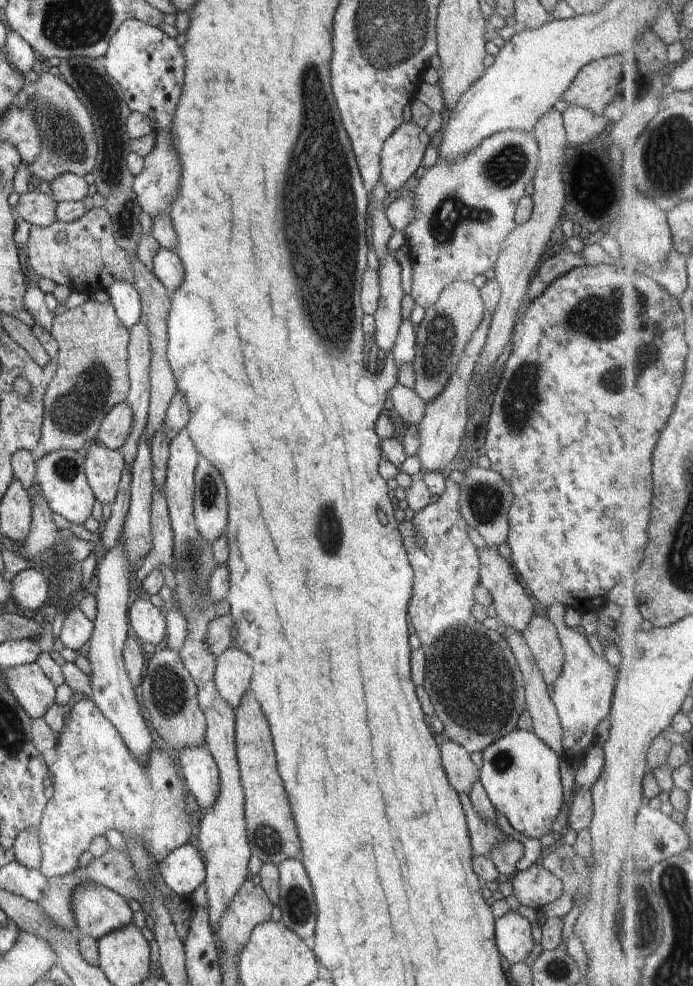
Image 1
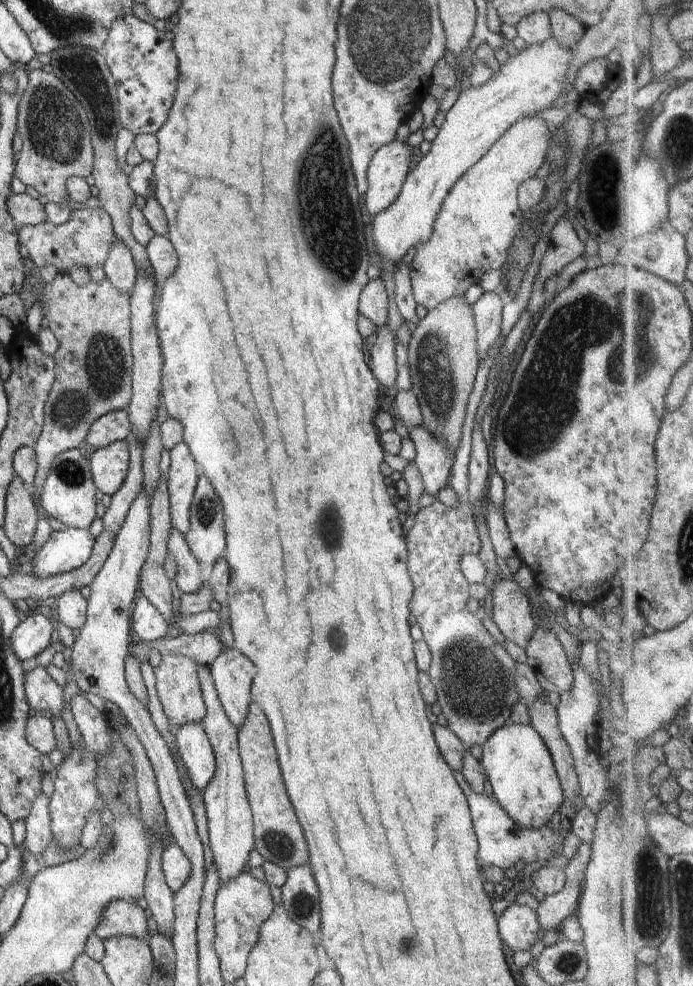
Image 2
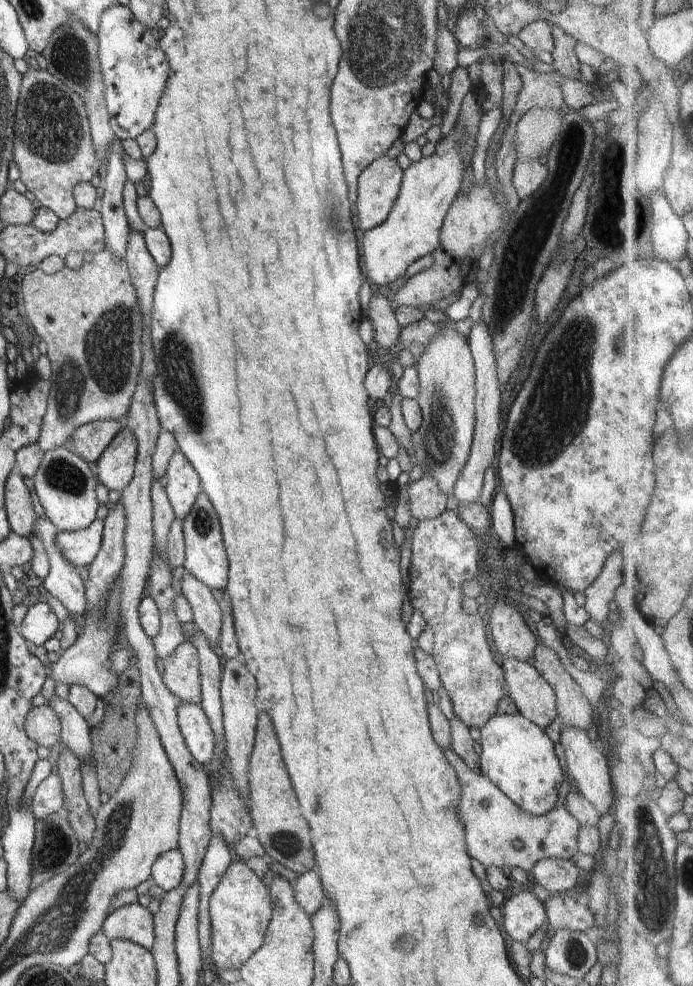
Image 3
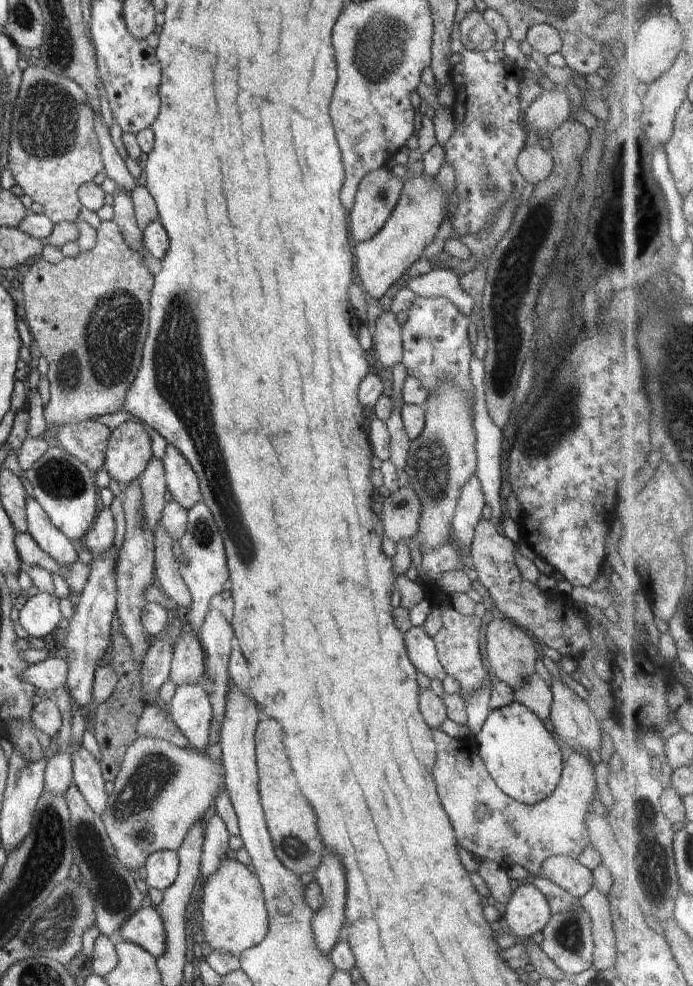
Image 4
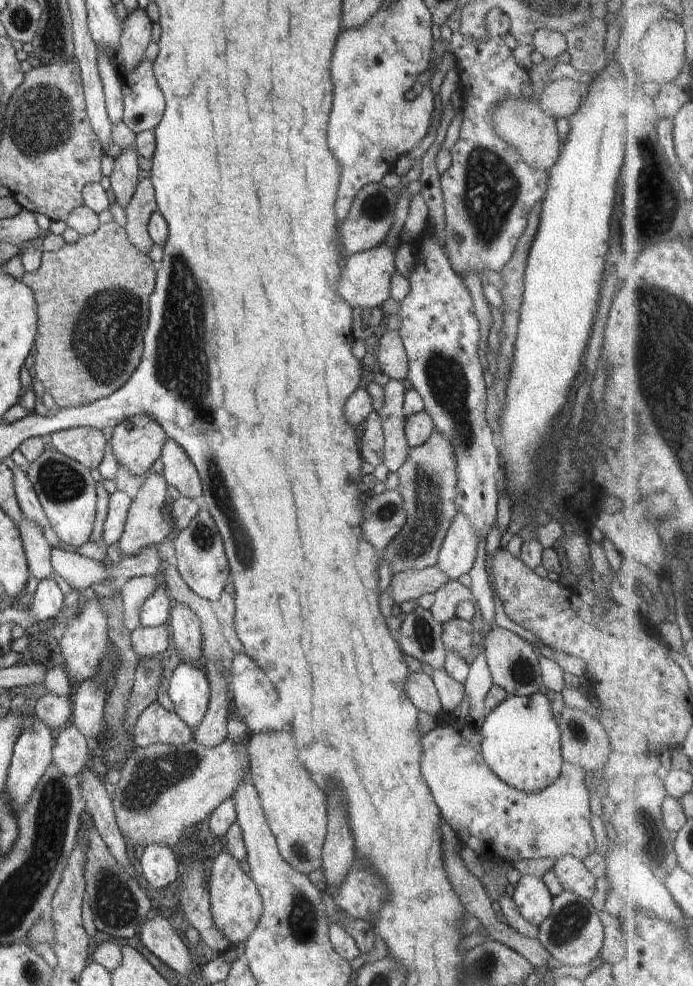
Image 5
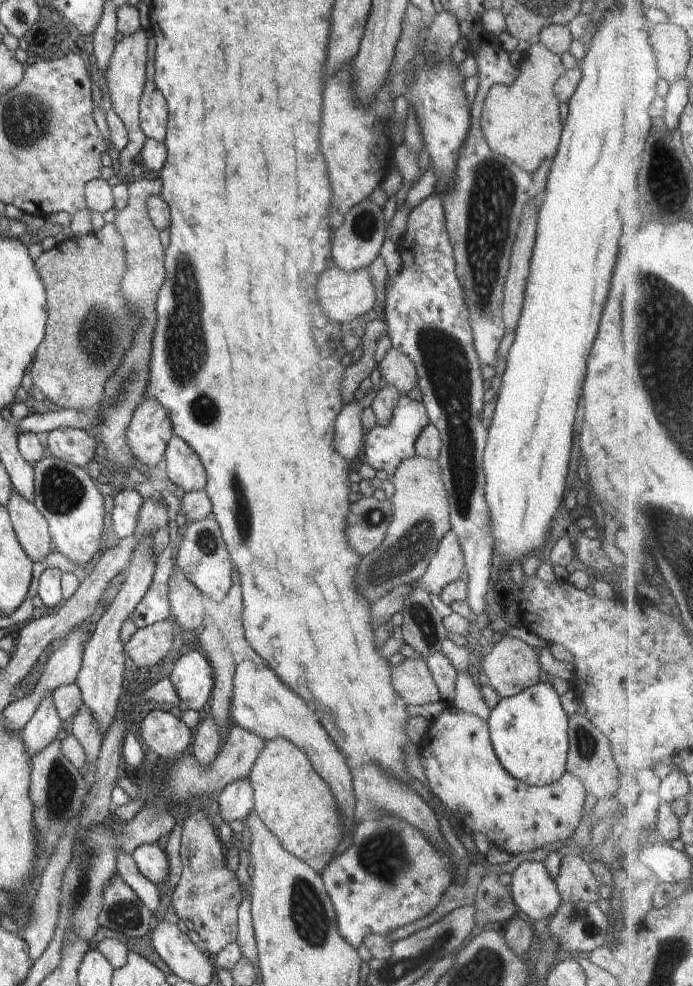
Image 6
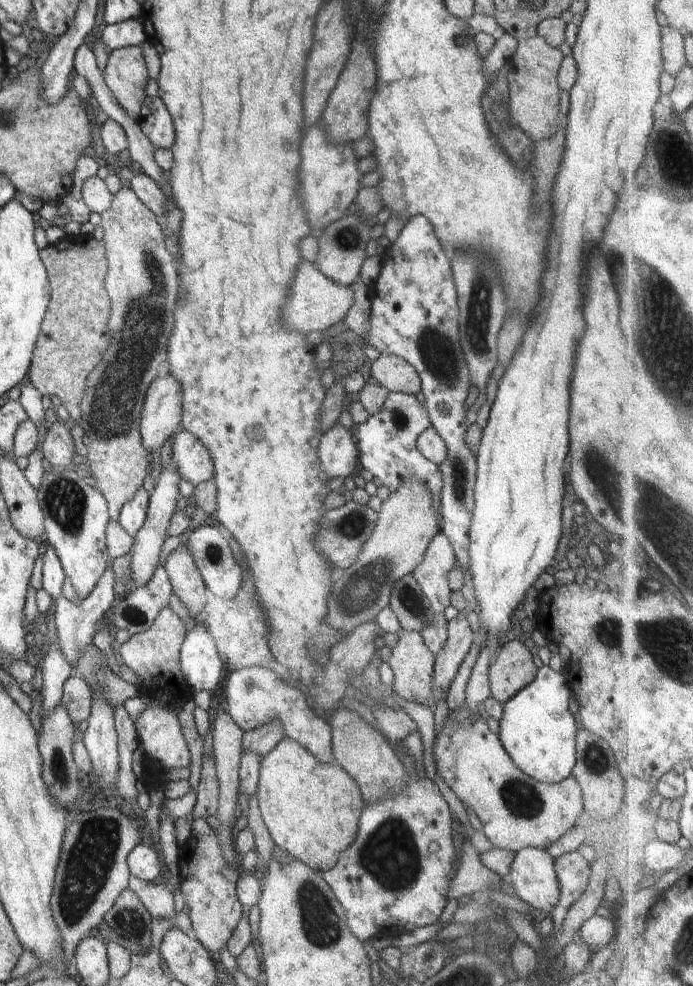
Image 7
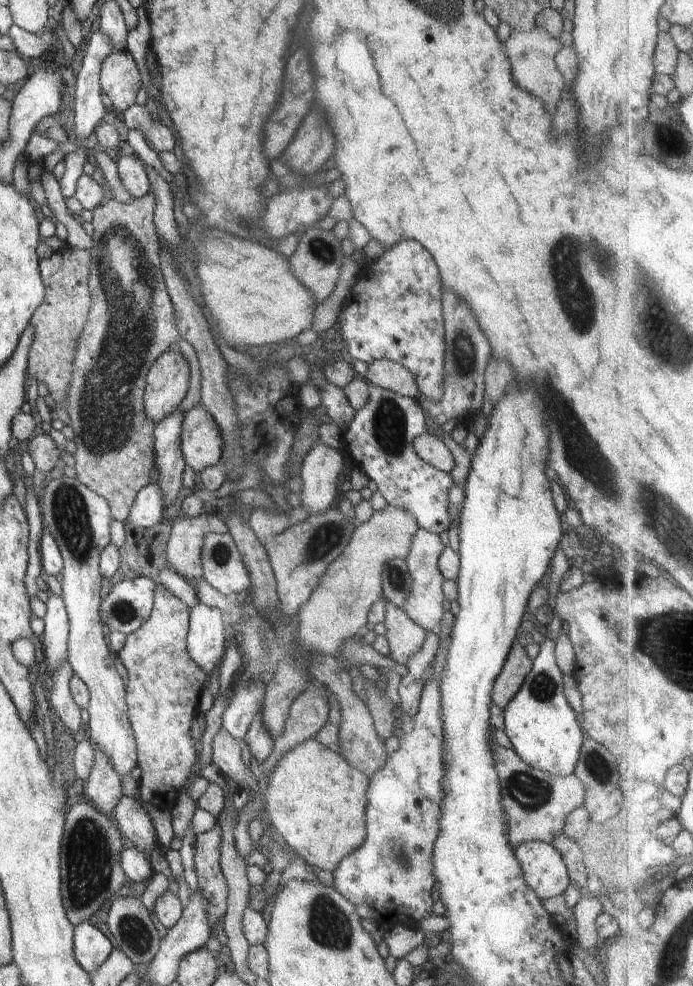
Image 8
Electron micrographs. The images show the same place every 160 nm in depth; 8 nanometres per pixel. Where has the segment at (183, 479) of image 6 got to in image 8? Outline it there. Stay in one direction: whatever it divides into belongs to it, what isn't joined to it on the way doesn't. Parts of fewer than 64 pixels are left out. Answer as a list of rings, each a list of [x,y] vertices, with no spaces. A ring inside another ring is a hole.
[[[202,404],[185,414],[181,424],[181,451],[185,464],[195,472],[218,465],[223,445],[217,422]]]

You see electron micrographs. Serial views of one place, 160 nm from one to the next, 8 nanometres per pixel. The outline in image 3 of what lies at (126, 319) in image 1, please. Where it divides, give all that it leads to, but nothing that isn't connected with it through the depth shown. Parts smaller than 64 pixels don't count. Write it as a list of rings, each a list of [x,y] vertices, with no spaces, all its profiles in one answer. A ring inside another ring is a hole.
[[[115,138],[110,144],[108,172],[106,178],[102,180],[104,192],[102,192],[102,208],[99,212],[105,229],[105,246],[118,260],[126,257],[126,244],[130,232],[123,204],[122,188],[126,184],[127,175],[122,164],[122,152],[122,141]]]

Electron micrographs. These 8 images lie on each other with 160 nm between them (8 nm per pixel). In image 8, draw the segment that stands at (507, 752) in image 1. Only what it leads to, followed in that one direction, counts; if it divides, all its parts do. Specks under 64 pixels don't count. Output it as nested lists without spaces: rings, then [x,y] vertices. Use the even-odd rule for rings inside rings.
[[[546,638],[544,644],[540,647],[539,654],[533,660],[532,668],[521,684],[520,690],[503,710],[503,731],[507,734],[507,738],[516,754],[528,766],[559,777],[570,776],[574,772],[585,739],[579,725],[580,717],[570,707],[566,697],[564,697],[562,676],[563,674],[555,661],[555,644]]]

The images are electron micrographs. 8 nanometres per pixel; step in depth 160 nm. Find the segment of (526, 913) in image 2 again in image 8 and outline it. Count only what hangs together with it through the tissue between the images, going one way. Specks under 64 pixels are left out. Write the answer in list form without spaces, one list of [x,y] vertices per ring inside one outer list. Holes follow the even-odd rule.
[[[542,840],[520,843],[514,847],[513,853],[521,866],[525,883],[539,899],[564,894],[569,885],[568,871],[552,843]]]

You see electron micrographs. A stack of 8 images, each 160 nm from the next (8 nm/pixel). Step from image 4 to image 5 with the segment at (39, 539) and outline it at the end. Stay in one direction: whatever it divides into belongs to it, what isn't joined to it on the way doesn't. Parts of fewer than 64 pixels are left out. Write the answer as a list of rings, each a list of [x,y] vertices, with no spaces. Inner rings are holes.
[[[18,466],[12,470],[12,474],[16,500],[22,510],[23,517],[28,518],[30,522],[38,522],[38,526],[44,532],[46,542],[52,546],[53,550],[62,547],[62,543],[56,538],[52,528],[50,528],[48,518],[44,516],[40,502],[35,494],[34,486],[28,479],[28,474]]]

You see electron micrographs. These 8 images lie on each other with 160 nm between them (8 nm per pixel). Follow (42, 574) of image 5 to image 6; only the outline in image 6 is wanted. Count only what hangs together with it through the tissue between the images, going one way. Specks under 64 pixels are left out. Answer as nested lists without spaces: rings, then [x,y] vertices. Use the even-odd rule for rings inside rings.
[[[14,488],[6,506],[18,542],[32,562],[42,562],[53,552],[53,543],[48,522],[38,512],[38,508],[24,500]]]

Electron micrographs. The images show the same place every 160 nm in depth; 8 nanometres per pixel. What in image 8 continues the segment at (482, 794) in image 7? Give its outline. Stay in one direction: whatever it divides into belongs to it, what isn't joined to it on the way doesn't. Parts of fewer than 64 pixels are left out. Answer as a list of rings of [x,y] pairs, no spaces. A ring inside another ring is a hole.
[[[494,740],[490,742],[490,746],[492,744],[494,749],[491,753],[502,790],[501,803],[509,844],[515,847],[520,843],[538,840],[551,843],[561,834],[570,811],[584,806],[584,785],[574,773],[565,777],[548,774],[528,766],[514,749],[504,748]]]

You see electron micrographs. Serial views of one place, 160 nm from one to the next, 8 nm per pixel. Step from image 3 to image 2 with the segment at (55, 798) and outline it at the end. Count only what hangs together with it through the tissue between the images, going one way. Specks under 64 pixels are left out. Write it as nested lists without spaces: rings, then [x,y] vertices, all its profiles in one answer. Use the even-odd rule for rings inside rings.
[[[42,793],[33,802],[28,818],[25,820],[26,837],[23,847],[40,861],[53,838],[48,803],[49,798]]]

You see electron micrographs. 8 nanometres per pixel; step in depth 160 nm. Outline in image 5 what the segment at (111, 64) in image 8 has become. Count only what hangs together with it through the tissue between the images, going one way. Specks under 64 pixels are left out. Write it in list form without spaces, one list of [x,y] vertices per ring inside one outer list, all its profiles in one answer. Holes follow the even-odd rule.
[[[139,7],[126,16],[116,58],[124,73],[132,72],[144,60],[150,44],[152,24],[145,10]],[[134,148],[123,149],[114,160],[114,170],[110,176],[112,192],[116,195],[116,202],[126,209],[136,191],[139,182],[138,152]]]

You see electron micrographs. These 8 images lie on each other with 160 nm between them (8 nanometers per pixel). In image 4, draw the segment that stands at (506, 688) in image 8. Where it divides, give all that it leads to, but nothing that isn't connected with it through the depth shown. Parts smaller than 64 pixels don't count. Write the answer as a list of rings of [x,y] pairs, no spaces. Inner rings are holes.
[[[495,618],[486,626],[487,653],[491,672],[516,690],[532,673],[535,672],[535,662],[540,658],[540,651],[535,639],[508,618]]]

